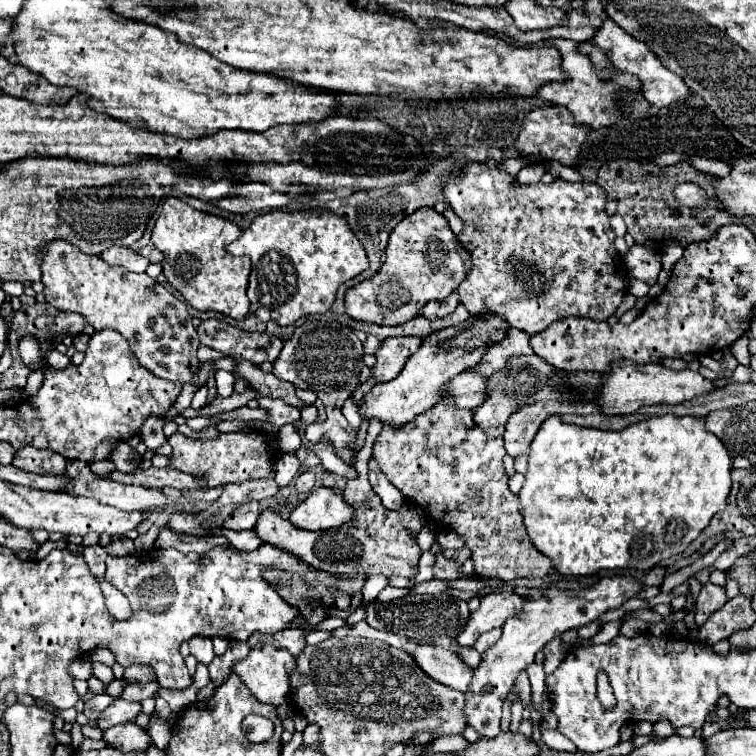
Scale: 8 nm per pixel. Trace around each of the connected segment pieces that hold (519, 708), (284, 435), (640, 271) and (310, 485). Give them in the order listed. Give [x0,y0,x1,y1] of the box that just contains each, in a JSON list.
[[509,698,525,732],[275,424,303,454],[623,244,661,286],[295,470,315,494]]

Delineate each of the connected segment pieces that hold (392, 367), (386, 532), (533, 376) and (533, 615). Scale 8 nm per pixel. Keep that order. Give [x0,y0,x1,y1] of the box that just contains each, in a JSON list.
[[352,336,423,405],[255,418,425,576],[473,354,569,436],[465,574,643,738]]

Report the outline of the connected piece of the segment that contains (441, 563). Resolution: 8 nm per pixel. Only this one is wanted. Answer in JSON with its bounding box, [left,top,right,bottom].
[431,542,461,582]

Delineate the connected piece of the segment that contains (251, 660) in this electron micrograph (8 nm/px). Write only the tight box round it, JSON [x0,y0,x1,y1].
[233,644,297,706]

